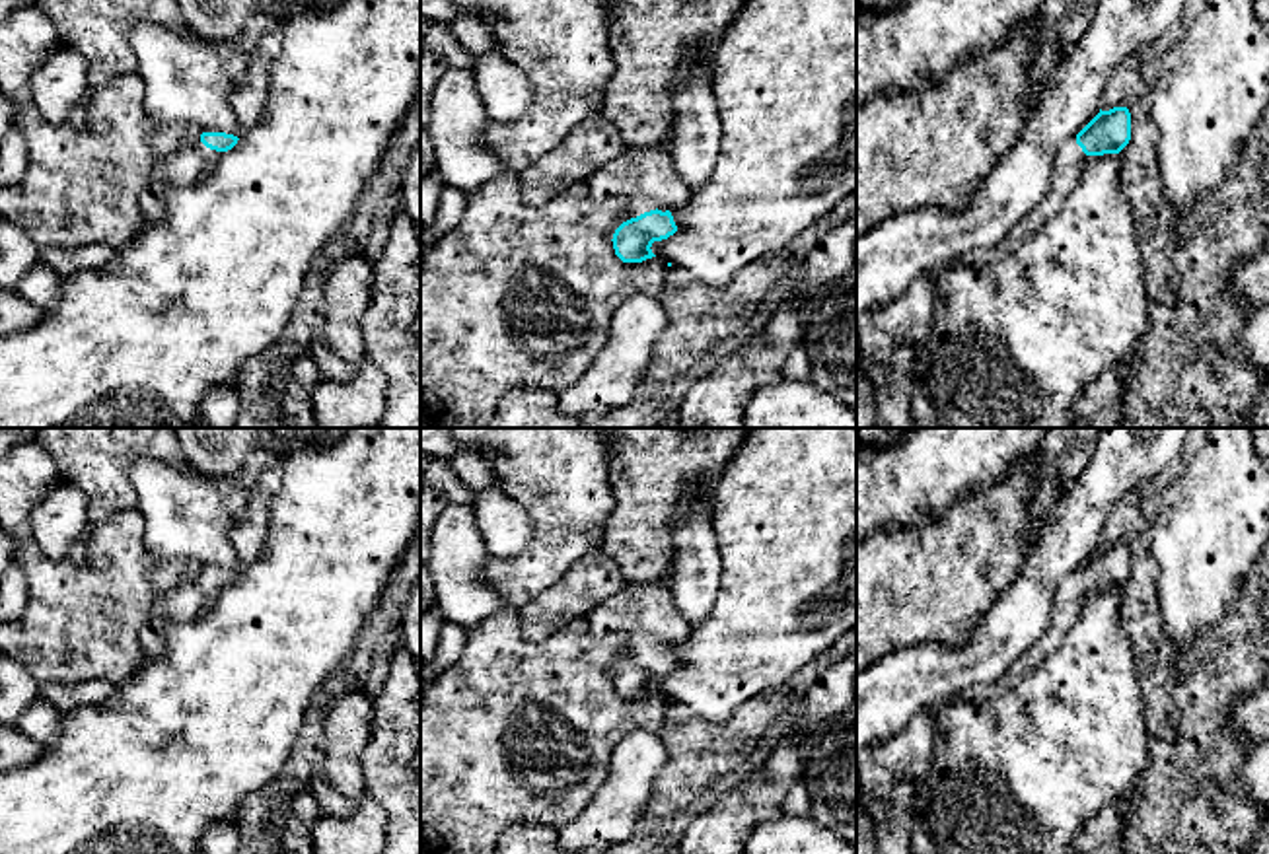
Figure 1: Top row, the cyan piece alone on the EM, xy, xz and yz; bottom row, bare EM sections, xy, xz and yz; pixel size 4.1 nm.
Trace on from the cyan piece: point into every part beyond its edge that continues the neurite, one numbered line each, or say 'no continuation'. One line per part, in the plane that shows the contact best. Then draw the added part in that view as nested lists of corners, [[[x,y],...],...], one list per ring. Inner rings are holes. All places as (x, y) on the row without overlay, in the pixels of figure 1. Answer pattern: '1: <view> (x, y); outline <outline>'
1: xz (629, 644); outline [[[634,634],[634,636],[623,636],[617,646],[627,654],[636,654],[644,648],[656,646],[658,638],[646,636],[646,634]]]

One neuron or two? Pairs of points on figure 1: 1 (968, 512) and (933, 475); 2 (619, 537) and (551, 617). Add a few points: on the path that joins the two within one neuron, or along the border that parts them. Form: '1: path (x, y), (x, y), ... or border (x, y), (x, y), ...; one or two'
1: border (999, 483), (958, 497), (937, 518), (917, 526); two
2: border (600, 547), (627, 582); two

